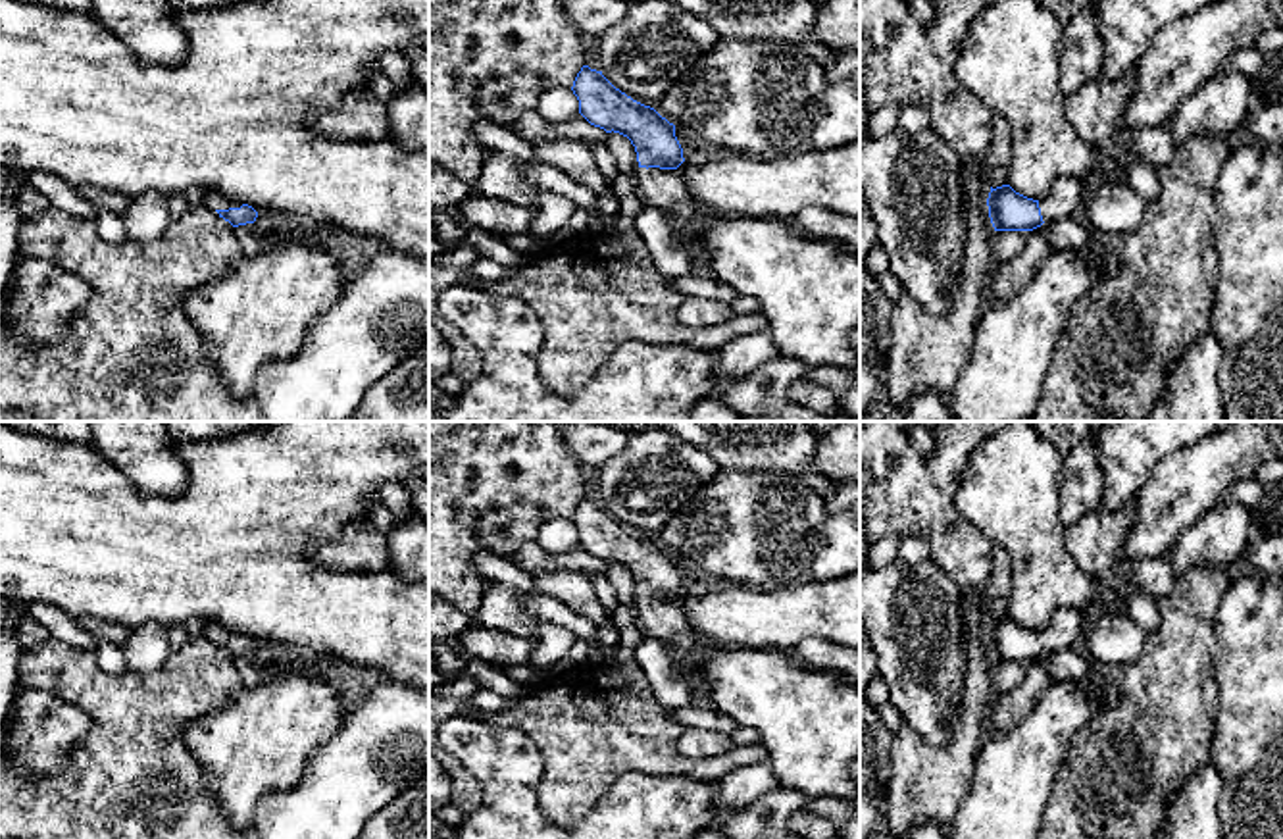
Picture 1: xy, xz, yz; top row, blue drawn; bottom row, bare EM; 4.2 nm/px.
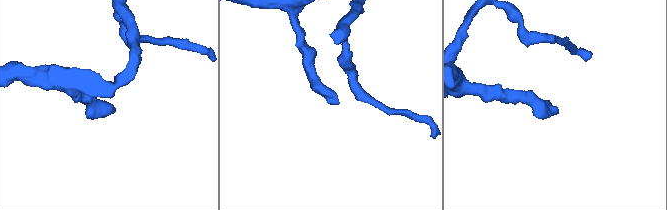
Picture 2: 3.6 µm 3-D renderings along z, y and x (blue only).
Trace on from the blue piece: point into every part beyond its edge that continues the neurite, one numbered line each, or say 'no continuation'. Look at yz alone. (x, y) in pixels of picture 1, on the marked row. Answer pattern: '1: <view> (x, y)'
1: yz (1064, 199)

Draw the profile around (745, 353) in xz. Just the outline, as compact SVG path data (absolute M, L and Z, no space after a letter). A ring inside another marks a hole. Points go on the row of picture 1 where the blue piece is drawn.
M767 329L739 335L717 352L716 375L719 385L731 383L779 358L779 348Z

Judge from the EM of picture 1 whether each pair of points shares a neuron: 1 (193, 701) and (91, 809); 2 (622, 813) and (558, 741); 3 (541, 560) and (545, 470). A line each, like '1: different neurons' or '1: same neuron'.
1: same neuron
2: different neurons
3: different neurons

